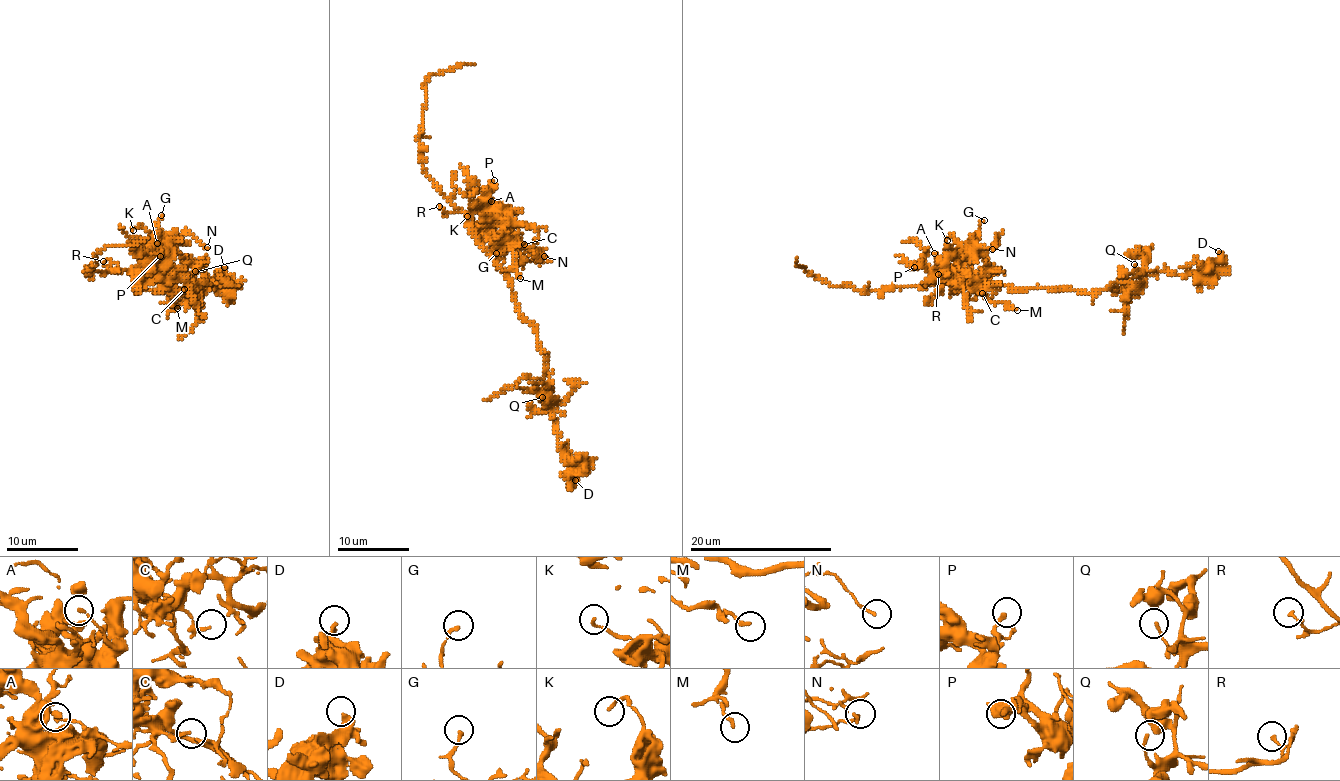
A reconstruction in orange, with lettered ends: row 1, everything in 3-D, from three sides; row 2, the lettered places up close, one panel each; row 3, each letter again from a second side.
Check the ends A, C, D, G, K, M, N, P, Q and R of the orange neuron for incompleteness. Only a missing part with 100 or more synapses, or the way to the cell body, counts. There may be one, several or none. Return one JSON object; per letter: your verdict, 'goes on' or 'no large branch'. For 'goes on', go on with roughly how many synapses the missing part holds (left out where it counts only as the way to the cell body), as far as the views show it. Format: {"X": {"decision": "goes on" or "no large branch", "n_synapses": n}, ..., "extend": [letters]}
{"A": {"decision": "no large branch"}, "C": {"decision": "no large branch"}, "D": {"decision": "no large branch"}, "G": {"decision": "no large branch"}, "K": {"decision": "no large branch"}, "M": {"decision": "no large branch"}, "N": {"decision": "no large branch"}, "P": {"decision": "no large branch"}, "Q": {"decision": "no large branch"}, "R": {"decision": "no large branch"}, "extend": []}

